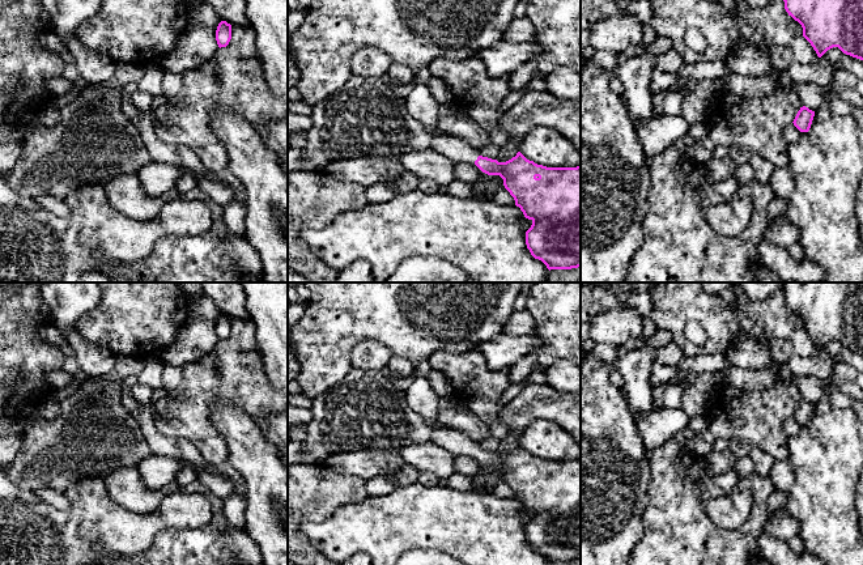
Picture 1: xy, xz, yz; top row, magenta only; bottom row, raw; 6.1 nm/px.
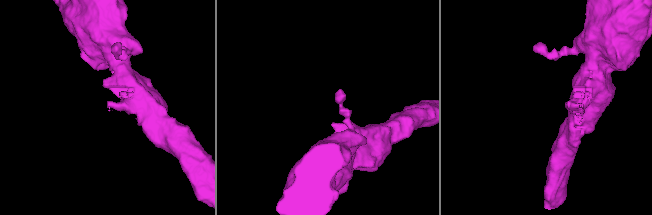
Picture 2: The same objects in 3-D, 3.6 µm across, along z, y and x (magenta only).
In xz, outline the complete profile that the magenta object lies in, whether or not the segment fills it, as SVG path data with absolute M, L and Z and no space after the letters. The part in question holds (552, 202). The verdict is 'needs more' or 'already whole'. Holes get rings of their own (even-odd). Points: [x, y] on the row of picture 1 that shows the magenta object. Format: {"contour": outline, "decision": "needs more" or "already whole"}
{"contour": "M447 133L433 136L433 150L454 162L475 163L488 175L499 175L505 188L514 197L514 204L523 216L532 221L526 231L526 245L535 259L550 269L571 269L581 267L581 165L577 167L547 167L527 160L520 152L506 162L482 157L477 148Z", "decision": "needs more"}

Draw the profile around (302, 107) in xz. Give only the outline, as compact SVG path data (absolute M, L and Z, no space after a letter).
M305 101L301 102L288 102L288 112L297 115L311 116L313 106Z

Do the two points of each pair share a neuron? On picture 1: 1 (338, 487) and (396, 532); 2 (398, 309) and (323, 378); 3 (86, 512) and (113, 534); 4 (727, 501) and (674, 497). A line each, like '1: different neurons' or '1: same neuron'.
1: different neurons
2: same neuron
3: same neuron
4: different neurons

